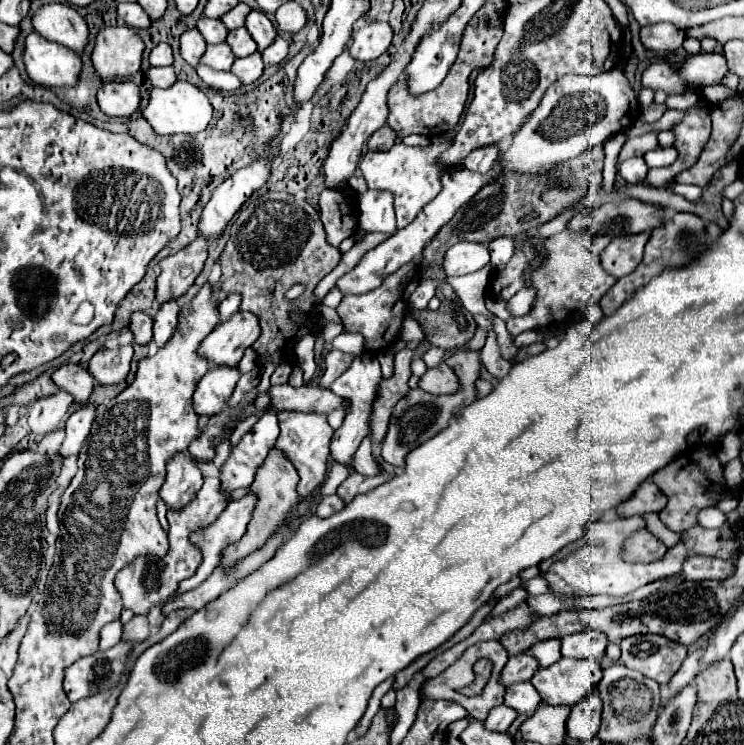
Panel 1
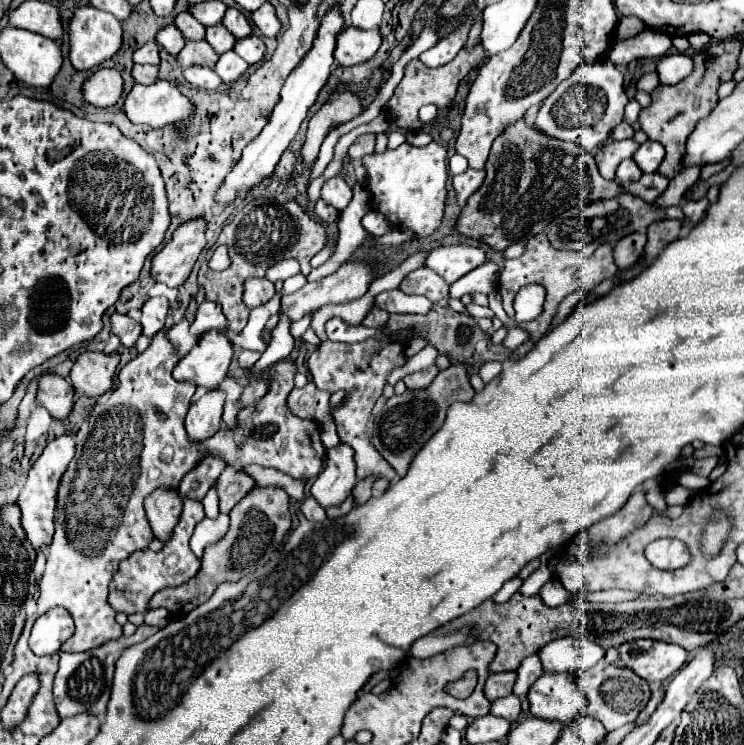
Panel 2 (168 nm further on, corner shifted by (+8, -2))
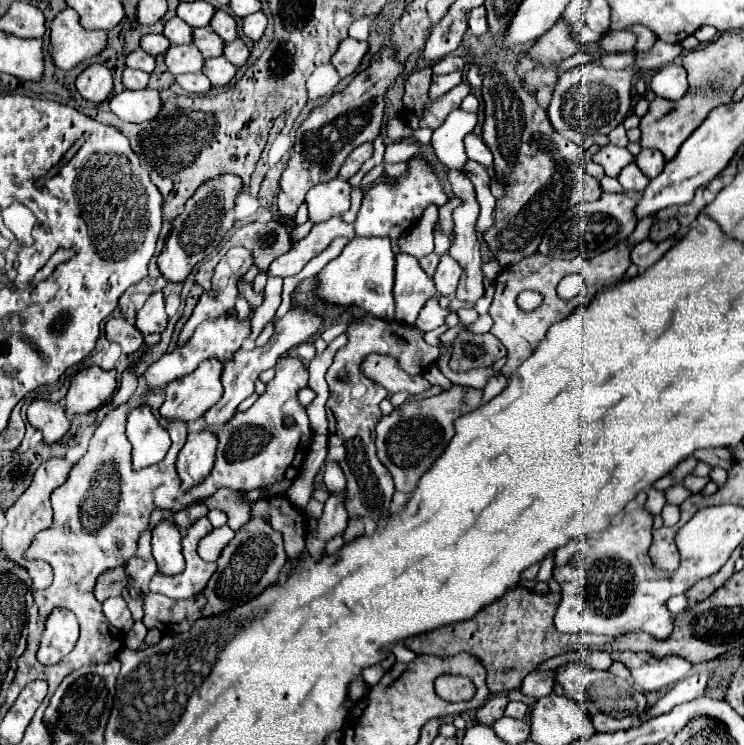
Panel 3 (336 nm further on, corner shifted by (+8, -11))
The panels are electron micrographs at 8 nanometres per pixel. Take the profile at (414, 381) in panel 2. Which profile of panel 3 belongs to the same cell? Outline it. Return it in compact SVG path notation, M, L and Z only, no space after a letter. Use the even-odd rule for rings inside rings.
M369 354L363 360L361 372L365 378L373 380L375 384L381 384L389 394L395 392L409 392L409 394L421 394L431 384L423 376L409 376L403 368L399 368L397 360L387 354Z

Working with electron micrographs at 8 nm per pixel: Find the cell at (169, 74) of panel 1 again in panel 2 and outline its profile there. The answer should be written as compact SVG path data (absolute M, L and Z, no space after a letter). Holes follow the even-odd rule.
M135 65L133 67L133 79L135 79L135 83L141 83L141 85L155 83L157 73L159 73L157 65Z

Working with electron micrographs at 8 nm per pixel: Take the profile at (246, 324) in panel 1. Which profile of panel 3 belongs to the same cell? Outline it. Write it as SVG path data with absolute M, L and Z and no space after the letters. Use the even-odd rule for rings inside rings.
M207 360L189 376L173 380L173 384L165 388L165 402L159 414L167 420L181 420L185 424L199 420L217 400L221 400L221 368L221 362Z

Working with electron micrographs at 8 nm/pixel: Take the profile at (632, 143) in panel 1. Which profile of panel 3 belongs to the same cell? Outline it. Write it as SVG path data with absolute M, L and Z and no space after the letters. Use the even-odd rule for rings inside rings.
M607 144L603 148L599 148L593 156L591 156L593 162L601 164L605 168L605 174L607 176L619 176L621 168L627 166L629 162L633 162L633 156L629 154L627 148L617 148L613 144Z

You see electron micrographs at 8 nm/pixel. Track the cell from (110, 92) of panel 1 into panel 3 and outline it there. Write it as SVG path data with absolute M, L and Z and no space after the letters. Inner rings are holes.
M95 62L91 66L87 66L75 80L77 92L91 102L103 102L109 92L113 90L113 78L111 72L107 70L107 66Z

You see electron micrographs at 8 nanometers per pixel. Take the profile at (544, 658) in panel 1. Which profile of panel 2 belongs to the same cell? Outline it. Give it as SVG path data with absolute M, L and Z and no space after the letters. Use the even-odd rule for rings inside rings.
M531 655L529 659L525 659L517 669L517 681L515 681L513 693L519 697L525 697L531 683L541 675L541 671L543 671L543 667L541 667L539 655Z

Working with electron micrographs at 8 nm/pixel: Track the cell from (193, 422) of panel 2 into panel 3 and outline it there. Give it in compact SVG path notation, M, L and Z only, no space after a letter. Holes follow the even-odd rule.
M199 430L189 436L177 458L177 474L181 478L181 488L191 490L199 486L211 472L215 460L217 436L213 430Z

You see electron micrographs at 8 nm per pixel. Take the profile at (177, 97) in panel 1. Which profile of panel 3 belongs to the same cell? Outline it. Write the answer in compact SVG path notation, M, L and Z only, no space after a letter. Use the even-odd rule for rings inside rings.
M123 90L109 100L109 108L123 122L145 122L159 114L161 98L157 90Z

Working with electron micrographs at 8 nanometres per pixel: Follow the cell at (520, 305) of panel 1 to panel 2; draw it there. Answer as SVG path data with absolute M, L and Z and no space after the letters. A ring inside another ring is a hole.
M475 303L466 305L466 311L470 316L476 319L483 317L488 317L489 319L493 319L493 317L495 317L495 313L493 313L493 311L489 309L489 307L483 307Z

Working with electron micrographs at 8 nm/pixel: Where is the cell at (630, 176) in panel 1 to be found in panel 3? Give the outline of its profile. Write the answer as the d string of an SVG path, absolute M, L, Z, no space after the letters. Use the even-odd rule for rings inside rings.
M627 164L621 174L619 174L619 184L627 190L627 192L643 192L645 186L649 184L649 178L637 168L637 164Z

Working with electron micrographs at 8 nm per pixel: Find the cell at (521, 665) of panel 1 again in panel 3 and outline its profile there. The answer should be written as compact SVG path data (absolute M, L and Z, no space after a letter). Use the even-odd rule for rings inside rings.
M491 696L491 698L489 698L489 700L475 712L479 724L493 726L493 722L499 720L499 718L503 716L507 702L509 702L509 700L507 700L505 696Z

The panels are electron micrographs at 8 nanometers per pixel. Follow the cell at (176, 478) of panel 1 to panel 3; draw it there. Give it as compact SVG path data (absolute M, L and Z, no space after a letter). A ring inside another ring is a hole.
M163 520L153 528L153 558L157 560L157 570L165 576L175 576L185 570L181 534L169 520Z

